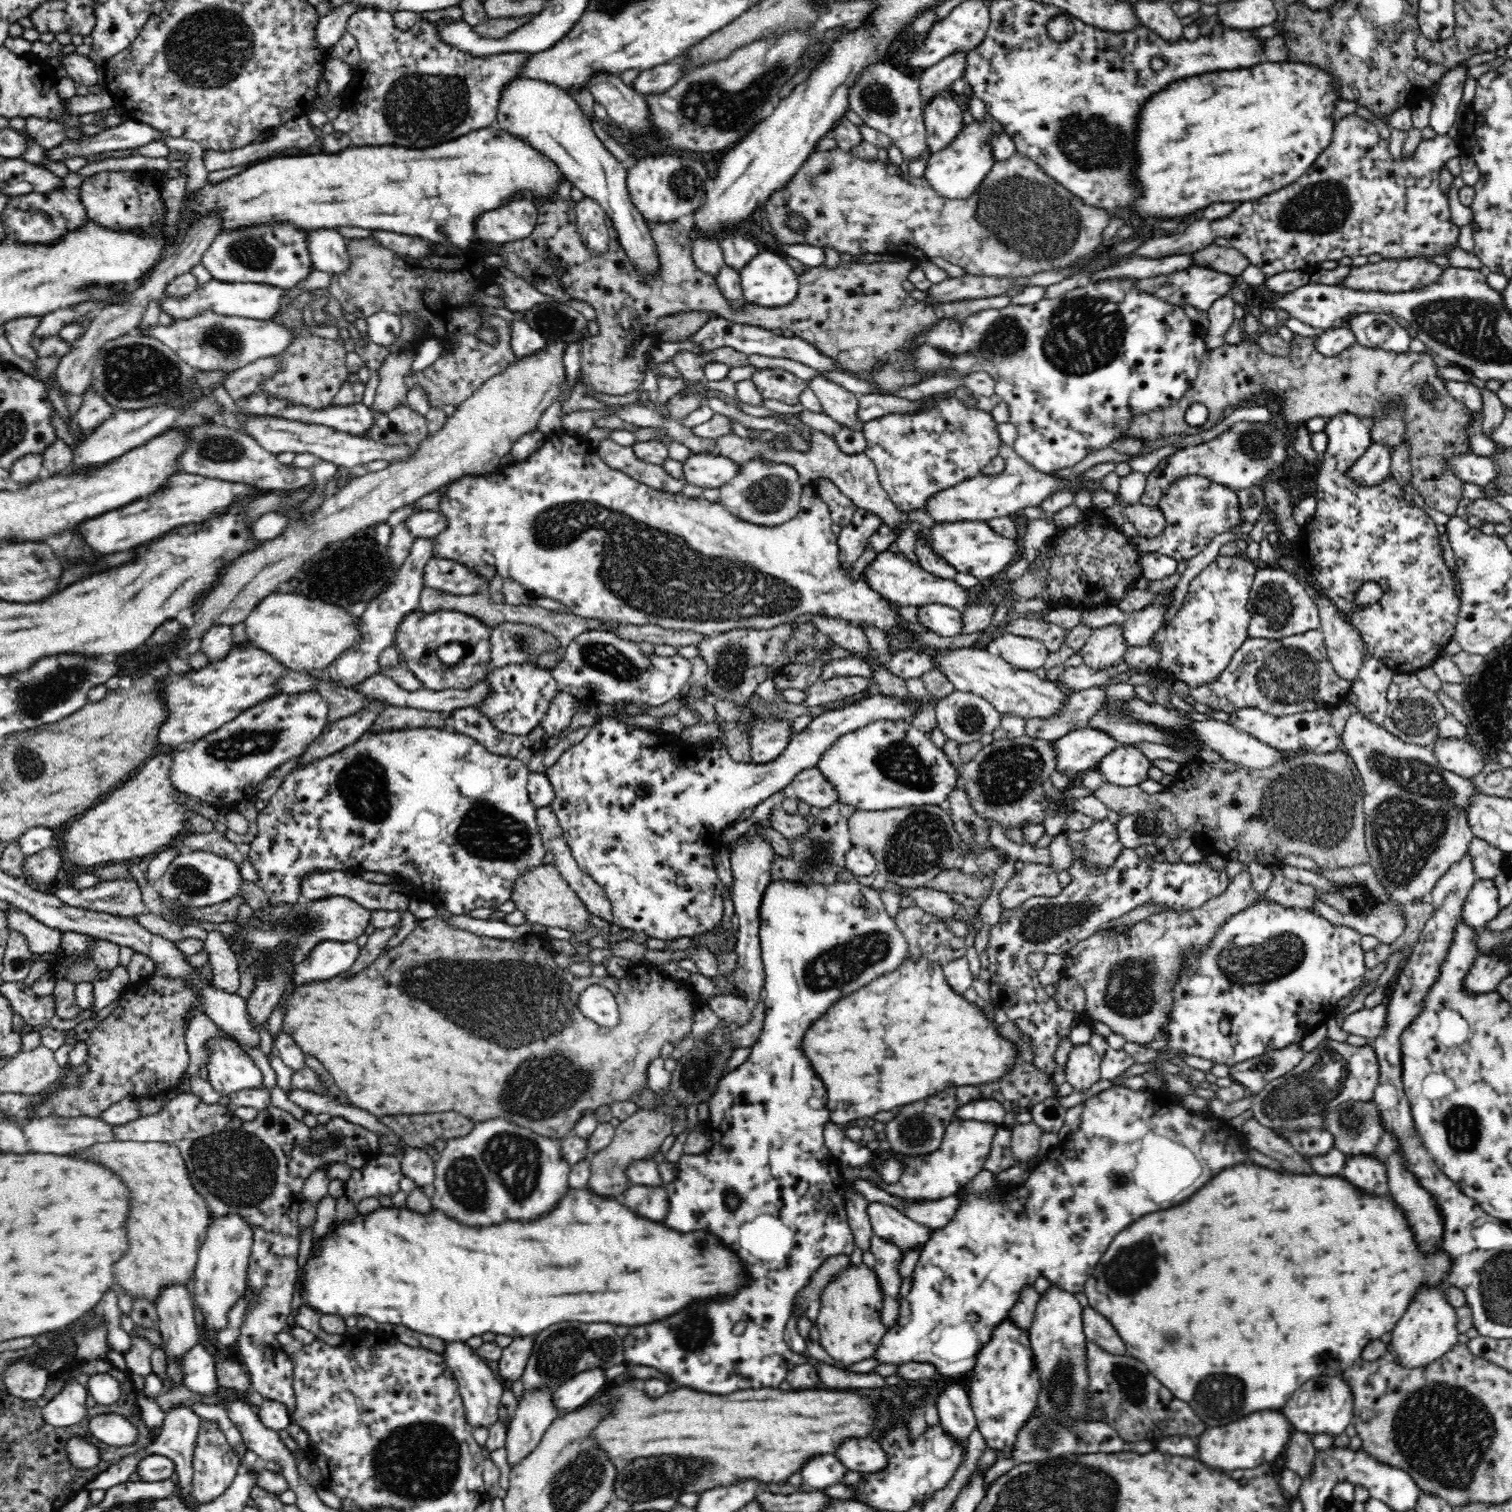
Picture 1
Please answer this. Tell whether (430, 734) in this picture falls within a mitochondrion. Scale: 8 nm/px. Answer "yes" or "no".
no

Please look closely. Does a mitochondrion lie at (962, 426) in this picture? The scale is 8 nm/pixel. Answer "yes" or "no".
yes

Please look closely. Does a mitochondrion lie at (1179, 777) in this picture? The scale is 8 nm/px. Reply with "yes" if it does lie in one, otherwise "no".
no

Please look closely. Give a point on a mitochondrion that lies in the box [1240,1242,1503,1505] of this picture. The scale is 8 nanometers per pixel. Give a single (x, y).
(1446, 1431)

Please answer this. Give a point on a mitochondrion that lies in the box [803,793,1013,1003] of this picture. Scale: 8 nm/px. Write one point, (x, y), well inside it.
(916, 846)

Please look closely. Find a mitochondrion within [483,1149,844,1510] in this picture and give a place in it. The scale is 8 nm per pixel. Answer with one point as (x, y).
(661, 1473)

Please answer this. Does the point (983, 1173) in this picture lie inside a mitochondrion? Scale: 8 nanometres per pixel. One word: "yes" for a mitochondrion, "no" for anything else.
no

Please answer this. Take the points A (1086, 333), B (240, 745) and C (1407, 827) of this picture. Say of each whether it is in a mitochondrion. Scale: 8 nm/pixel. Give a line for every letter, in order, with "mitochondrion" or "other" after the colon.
A: mitochondrion
B: mitochondrion
C: mitochondrion

